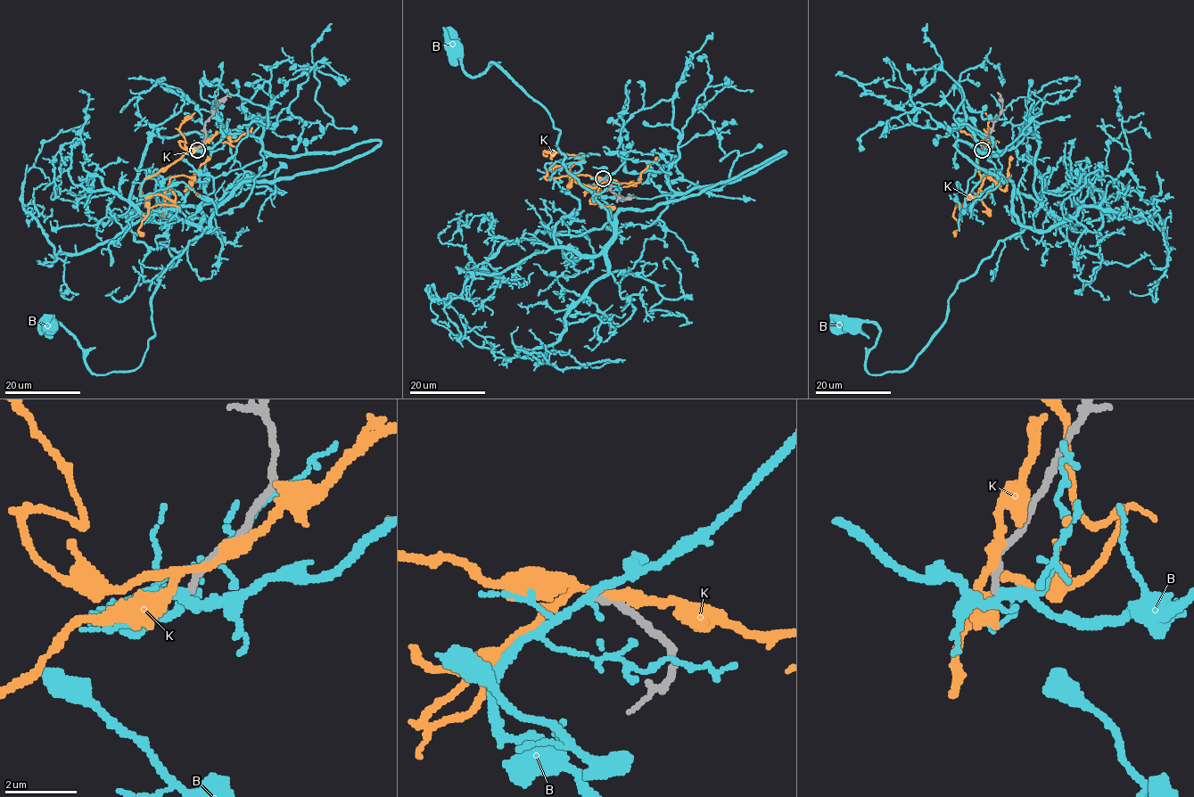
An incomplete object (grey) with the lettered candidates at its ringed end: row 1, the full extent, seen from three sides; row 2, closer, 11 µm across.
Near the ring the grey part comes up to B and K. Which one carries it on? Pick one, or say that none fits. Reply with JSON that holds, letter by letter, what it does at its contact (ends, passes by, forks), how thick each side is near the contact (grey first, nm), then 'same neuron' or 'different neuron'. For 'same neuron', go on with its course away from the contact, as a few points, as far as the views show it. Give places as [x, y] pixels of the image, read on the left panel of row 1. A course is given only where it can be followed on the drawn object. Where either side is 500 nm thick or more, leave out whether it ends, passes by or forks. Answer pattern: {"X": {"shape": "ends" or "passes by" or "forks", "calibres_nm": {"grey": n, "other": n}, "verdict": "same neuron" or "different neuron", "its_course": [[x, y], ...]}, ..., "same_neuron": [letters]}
{"B": {"shape": "passes by", "calibres_nm": {"grey": 200, "other": 240}, "verdict": "different neuron"}, "K": {"shape": "passes by", "calibres_nm": {"grey": 280, "other": 280}, "verdict": "different neuron"}, "same_neuron": []}

